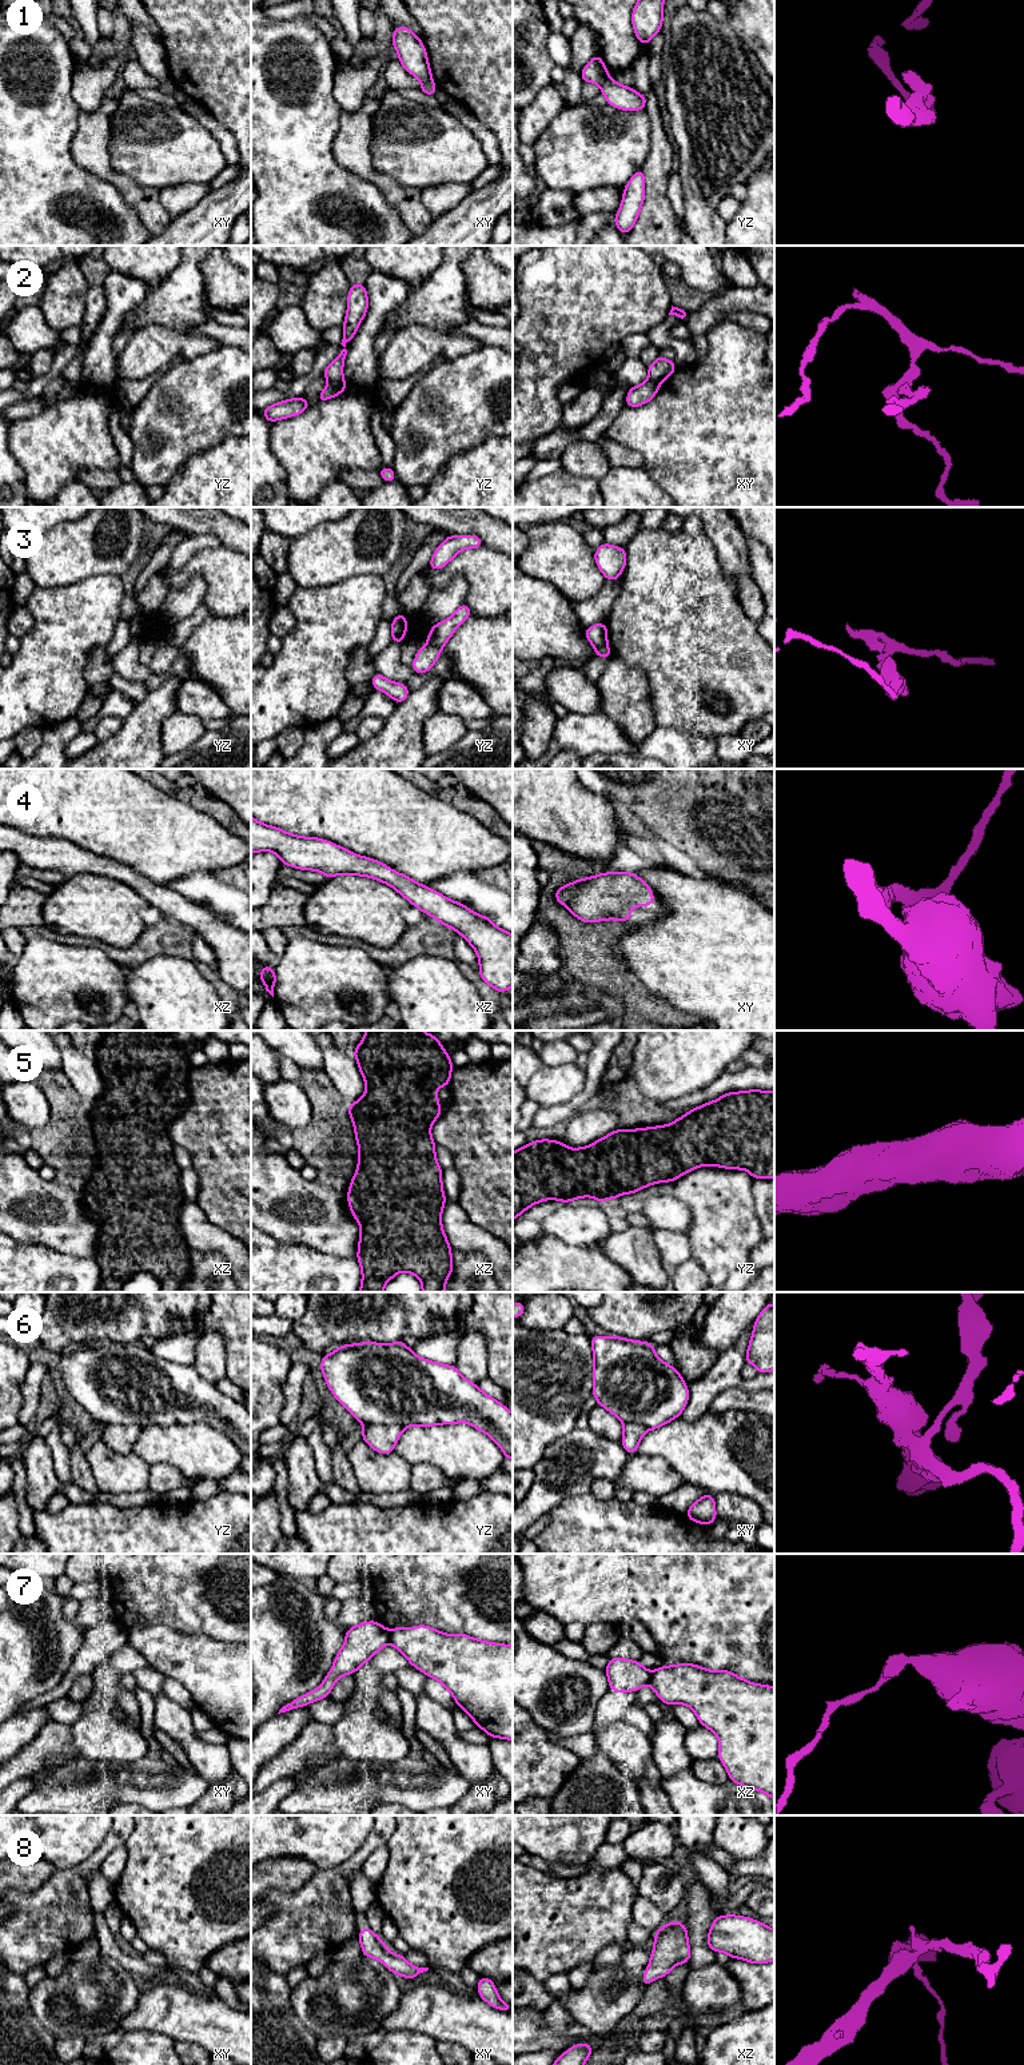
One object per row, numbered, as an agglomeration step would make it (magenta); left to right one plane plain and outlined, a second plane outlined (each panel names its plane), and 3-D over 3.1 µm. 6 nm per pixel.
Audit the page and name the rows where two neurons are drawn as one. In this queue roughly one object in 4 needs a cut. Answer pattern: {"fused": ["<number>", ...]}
{"fused": ["1", "2", "3", "6", "7"]}

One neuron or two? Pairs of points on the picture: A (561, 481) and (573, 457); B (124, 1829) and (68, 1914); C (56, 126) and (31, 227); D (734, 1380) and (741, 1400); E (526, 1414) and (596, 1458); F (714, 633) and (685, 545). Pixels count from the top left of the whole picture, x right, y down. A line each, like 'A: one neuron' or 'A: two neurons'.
A: two neurons
B: one neuron
C: one neuron
D: two neurons
E: two neurons
F: one neuron

